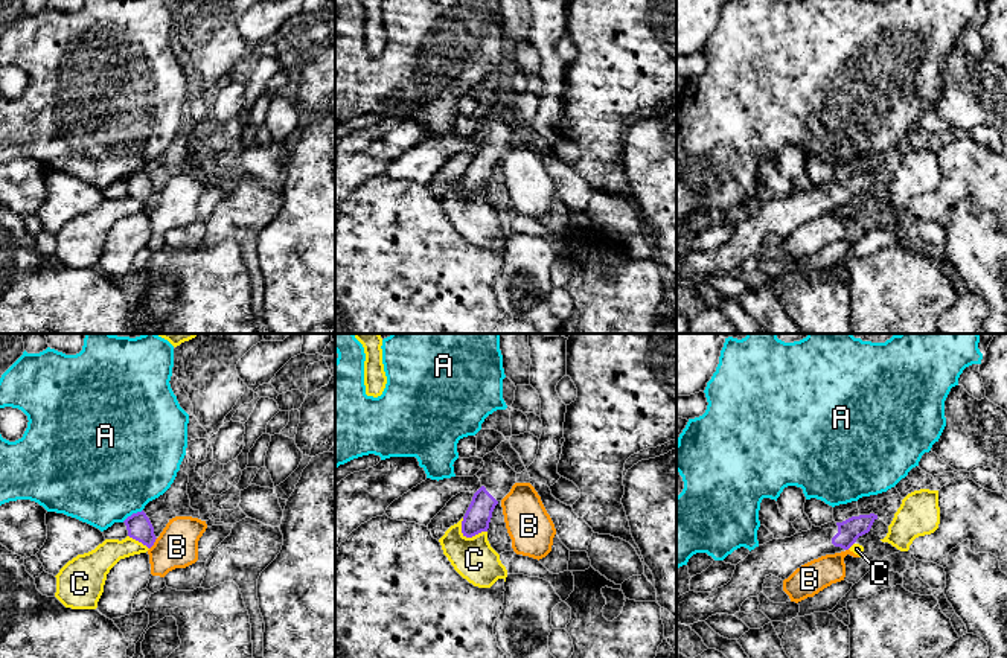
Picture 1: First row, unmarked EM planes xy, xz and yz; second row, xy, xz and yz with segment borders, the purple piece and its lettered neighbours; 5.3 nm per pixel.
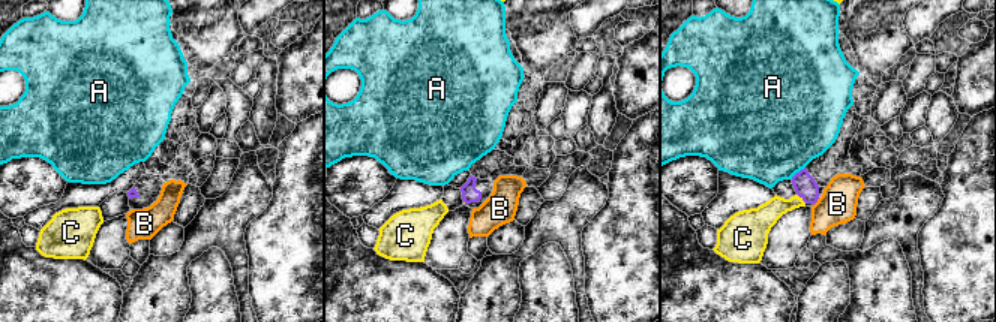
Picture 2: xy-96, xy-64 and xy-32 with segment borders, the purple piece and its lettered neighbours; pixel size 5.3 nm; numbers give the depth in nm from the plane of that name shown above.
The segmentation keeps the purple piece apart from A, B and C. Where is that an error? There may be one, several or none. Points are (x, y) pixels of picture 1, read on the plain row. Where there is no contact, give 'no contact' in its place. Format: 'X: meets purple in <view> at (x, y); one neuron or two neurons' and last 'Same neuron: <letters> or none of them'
A: meets purple in xy at (133, 172); two neurons
B: meets purple in xy at (153, 203); two neurons
C: meets purple in xz at (469, 195); two neurons
Same neuron: none of them

